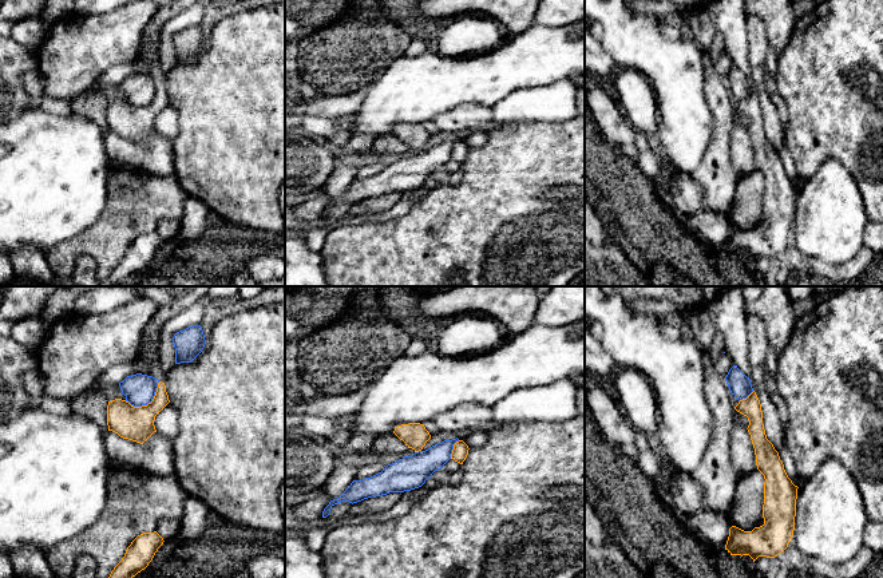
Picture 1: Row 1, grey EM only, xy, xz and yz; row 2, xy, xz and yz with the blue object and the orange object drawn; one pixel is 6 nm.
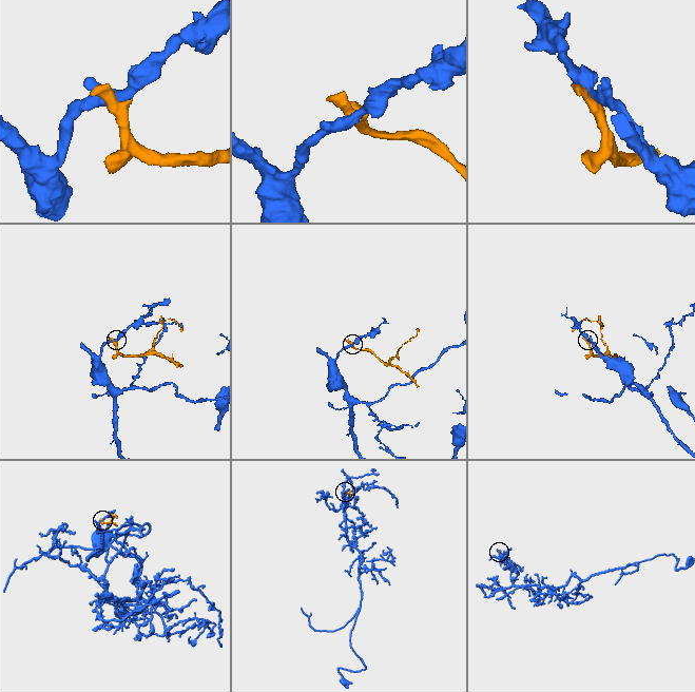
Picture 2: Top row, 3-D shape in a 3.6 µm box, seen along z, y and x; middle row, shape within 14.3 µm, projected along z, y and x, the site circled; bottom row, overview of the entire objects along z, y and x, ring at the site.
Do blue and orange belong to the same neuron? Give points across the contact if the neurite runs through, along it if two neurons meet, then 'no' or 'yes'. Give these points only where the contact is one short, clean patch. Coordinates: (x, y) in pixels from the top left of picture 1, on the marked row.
border along xy (159, 381), (154, 398), (146, 404), (131, 406), (125, 400); no

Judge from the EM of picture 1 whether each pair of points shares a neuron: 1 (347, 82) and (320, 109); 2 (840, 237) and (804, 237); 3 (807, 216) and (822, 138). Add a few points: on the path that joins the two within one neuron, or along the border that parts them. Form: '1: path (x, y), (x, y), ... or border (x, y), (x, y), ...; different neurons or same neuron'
1: border (364, 87), (344, 94), (325, 95); different neurons
2: path (831, 237), (814, 237); same neuron
3: border (846, 167), (835, 158), (827, 158), (802, 182); different neurons

